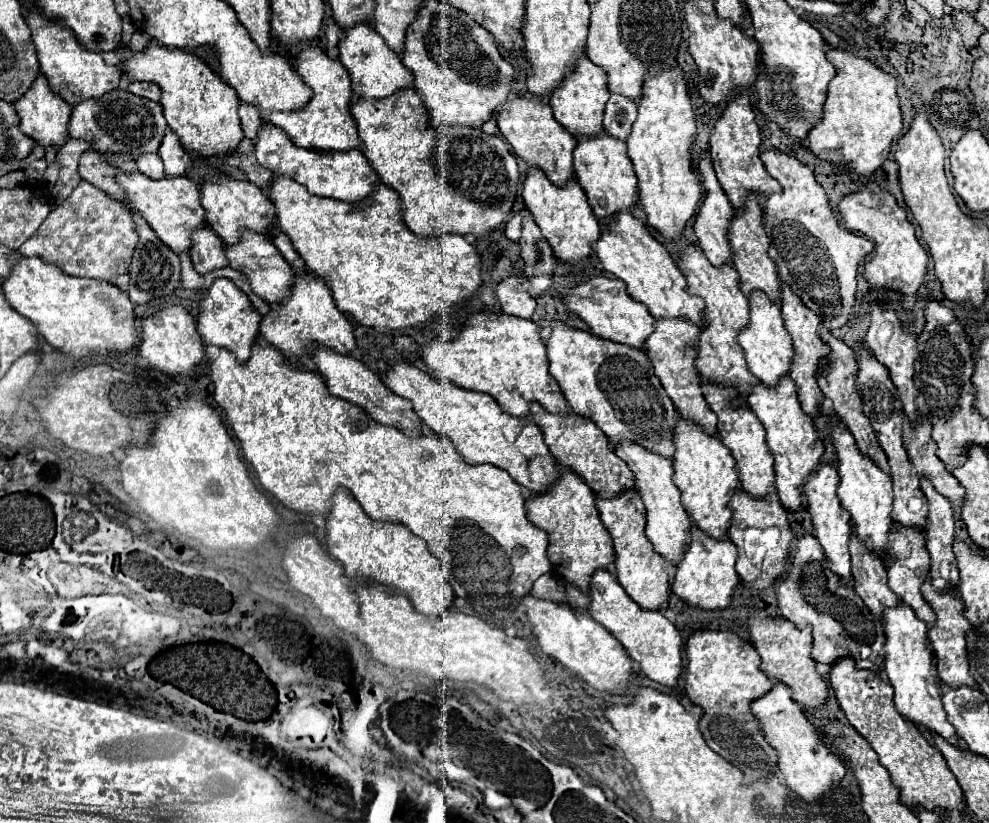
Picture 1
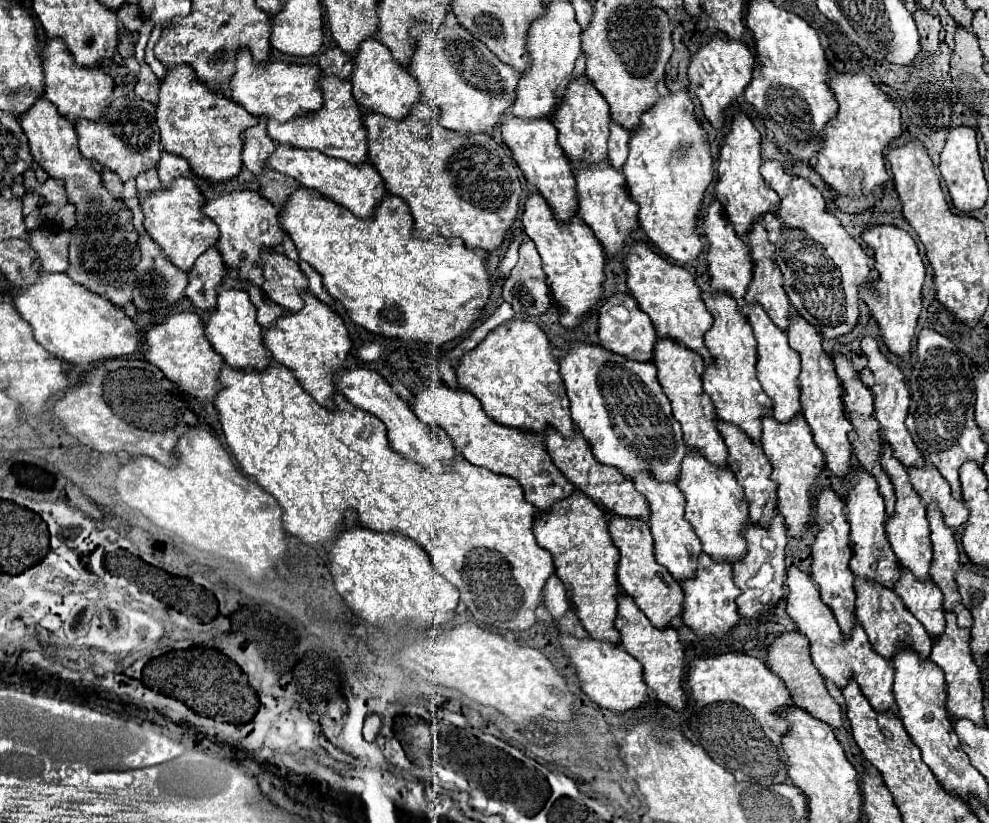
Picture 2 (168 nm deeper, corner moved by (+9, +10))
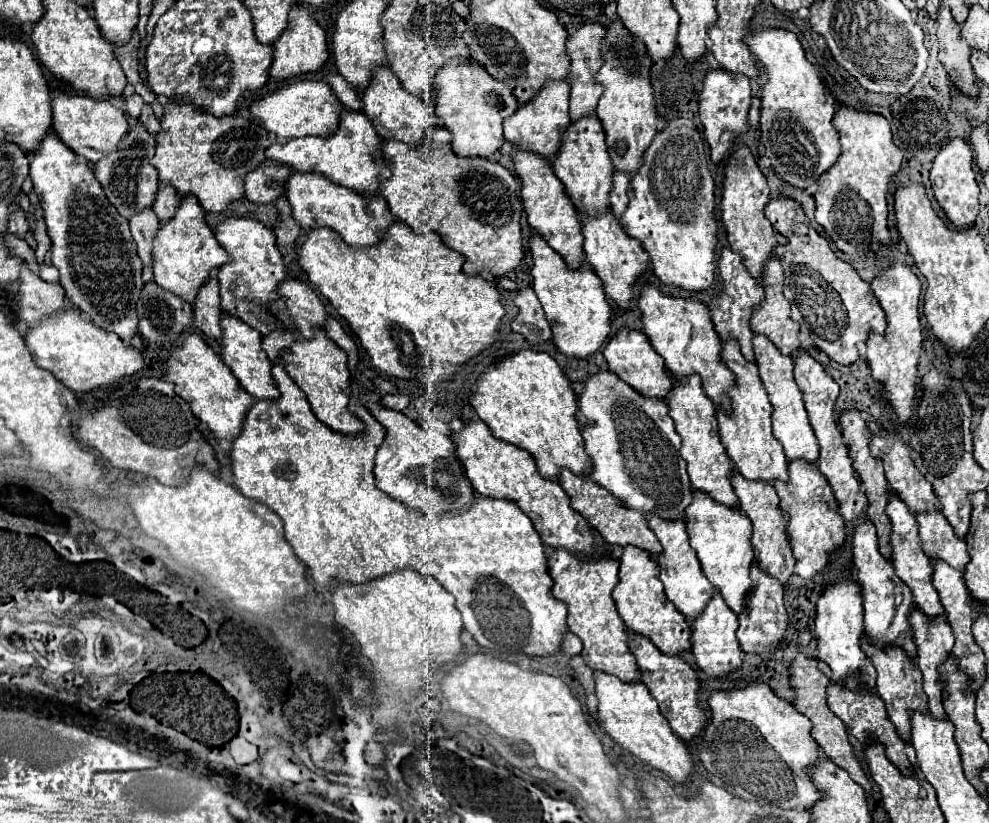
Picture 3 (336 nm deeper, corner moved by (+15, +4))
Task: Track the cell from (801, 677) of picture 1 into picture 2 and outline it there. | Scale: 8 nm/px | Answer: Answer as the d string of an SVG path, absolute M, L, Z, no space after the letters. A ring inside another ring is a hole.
M791 630L791 632L779 634L773 640L773 644L767 646L767 650L765 650L765 664L771 672L775 672L777 676L783 678L795 706L799 706L799 708L807 710L811 716L827 722L831 728L839 728L843 724L841 706L831 698L831 694L827 692L825 684L823 684L819 670L815 670L815 666L809 658L809 642L801 632Z

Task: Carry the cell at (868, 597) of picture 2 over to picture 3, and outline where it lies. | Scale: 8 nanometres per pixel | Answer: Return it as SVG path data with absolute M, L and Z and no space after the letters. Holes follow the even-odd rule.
M865 636L861 640L861 648L867 652L867 656L871 658L871 662L877 670L877 694L883 698L883 702L887 706L889 720L895 724L897 734L905 742L909 742L909 712L913 712L913 708L921 708L921 712L929 712L927 696L925 696L923 686L921 686L919 668L913 664L913 660L905 652L901 652L901 648L889 646L887 650L877 650L871 644L867 644Z

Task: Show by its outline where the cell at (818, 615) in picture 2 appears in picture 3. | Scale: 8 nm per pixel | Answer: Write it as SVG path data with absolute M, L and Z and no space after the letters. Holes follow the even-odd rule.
M833 682L833 684L829 686L829 690L827 690L827 698L829 698L829 708L831 708L831 712L833 712L835 716L839 716L839 718L845 722L845 726L849 728L849 732L851 732L863 746L867 746L869 742L883 744L887 758L901 770L901 774L907 774L907 776L913 776L913 774L915 774L915 770L913 770L913 766L911 766L911 762L907 760L907 754L905 754L905 742L897 736L895 726L893 726L893 722L891 722L889 716L887 716L885 704L883 704L883 700L881 700L877 694L867 692L867 690L863 690L863 692L851 692L851 690L847 690L841 682Z

